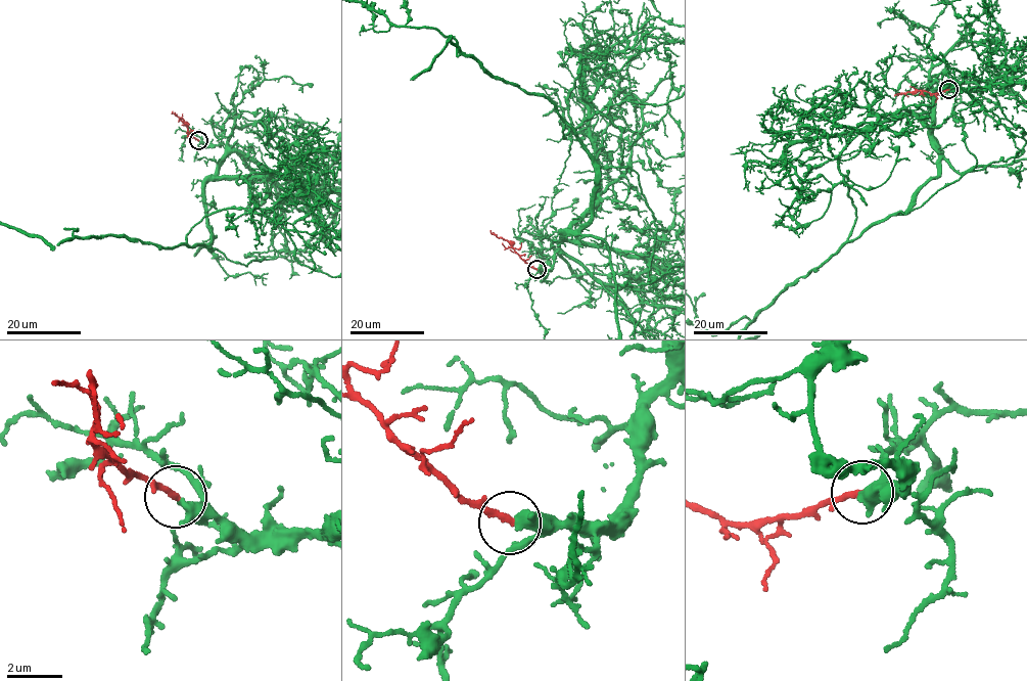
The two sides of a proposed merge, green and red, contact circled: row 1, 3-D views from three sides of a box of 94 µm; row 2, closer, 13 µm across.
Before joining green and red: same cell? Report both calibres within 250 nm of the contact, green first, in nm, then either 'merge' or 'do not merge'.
440/220 nm | merge

